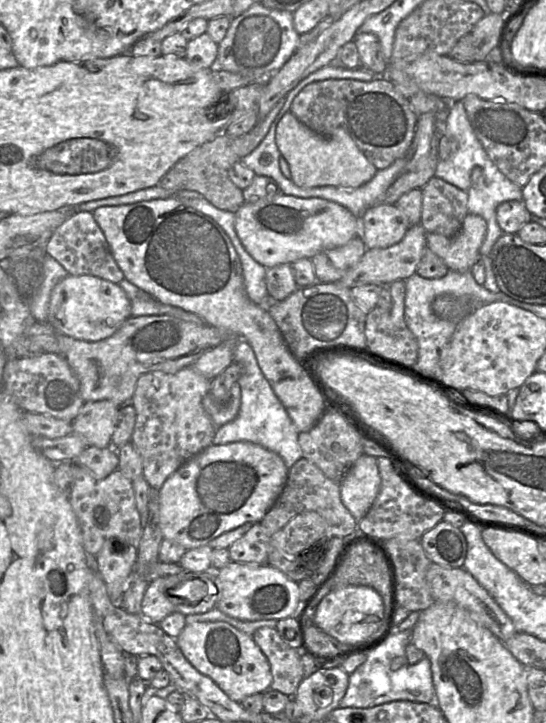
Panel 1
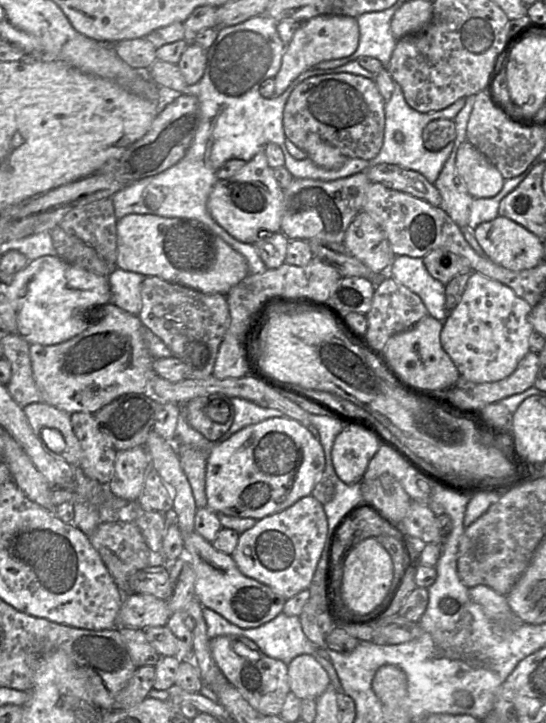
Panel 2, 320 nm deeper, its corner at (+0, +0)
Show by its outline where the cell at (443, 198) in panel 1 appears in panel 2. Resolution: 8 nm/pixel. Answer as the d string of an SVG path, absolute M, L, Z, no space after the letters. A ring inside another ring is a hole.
M378 164L368 168L365 173L372 183L380 183L387 188L410 194L434 207L440 207L442 203L435 185L414 170L393 164Z

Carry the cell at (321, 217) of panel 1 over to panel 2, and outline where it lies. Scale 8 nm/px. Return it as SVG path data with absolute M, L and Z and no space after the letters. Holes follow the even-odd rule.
M265 147L235 175L219 179L214 185L207 208L213 219L231 236L244 243L255 244L259 238L281 231L284 194L268 164Z

